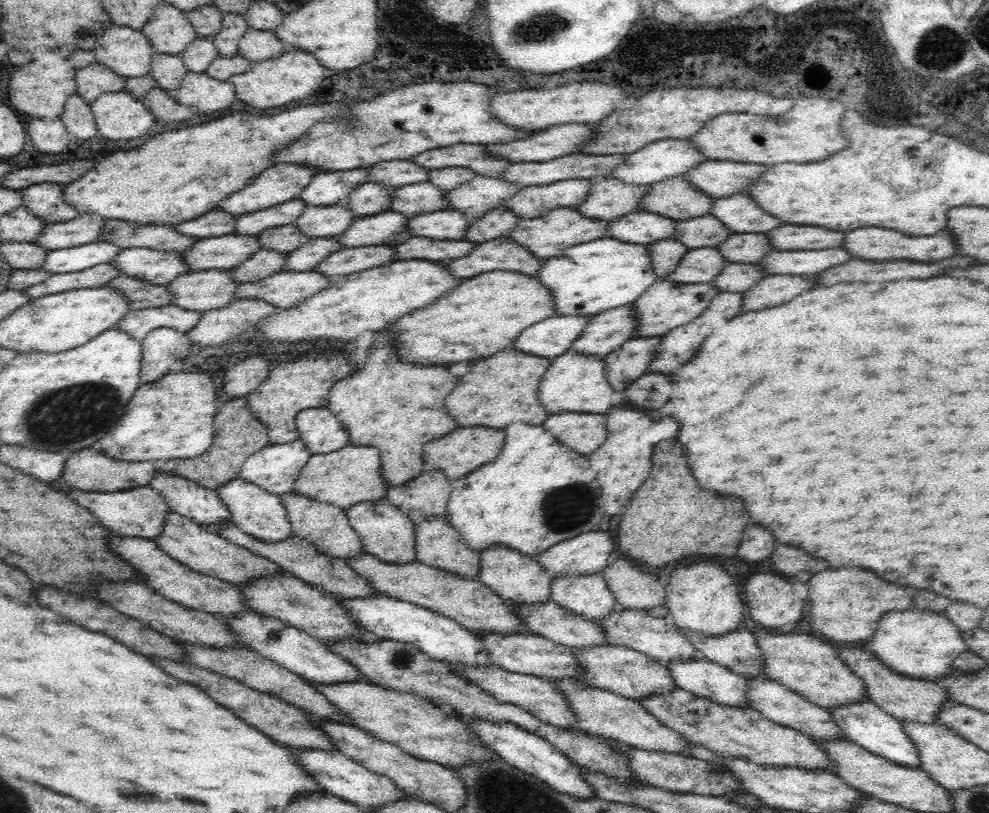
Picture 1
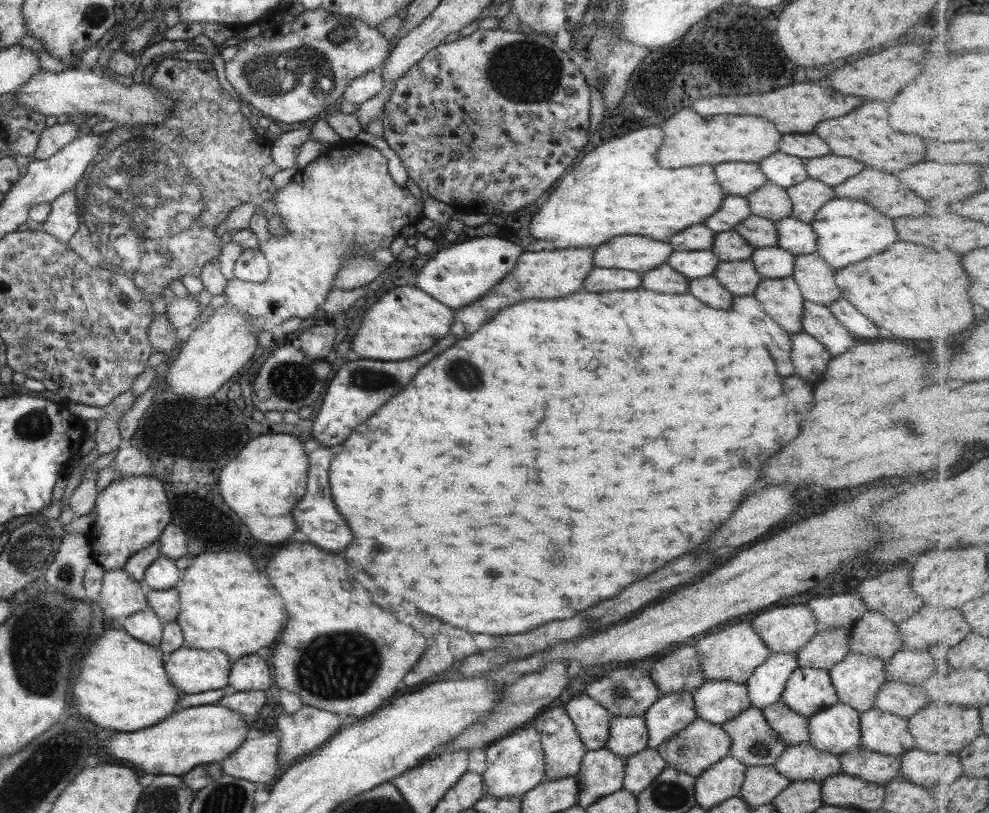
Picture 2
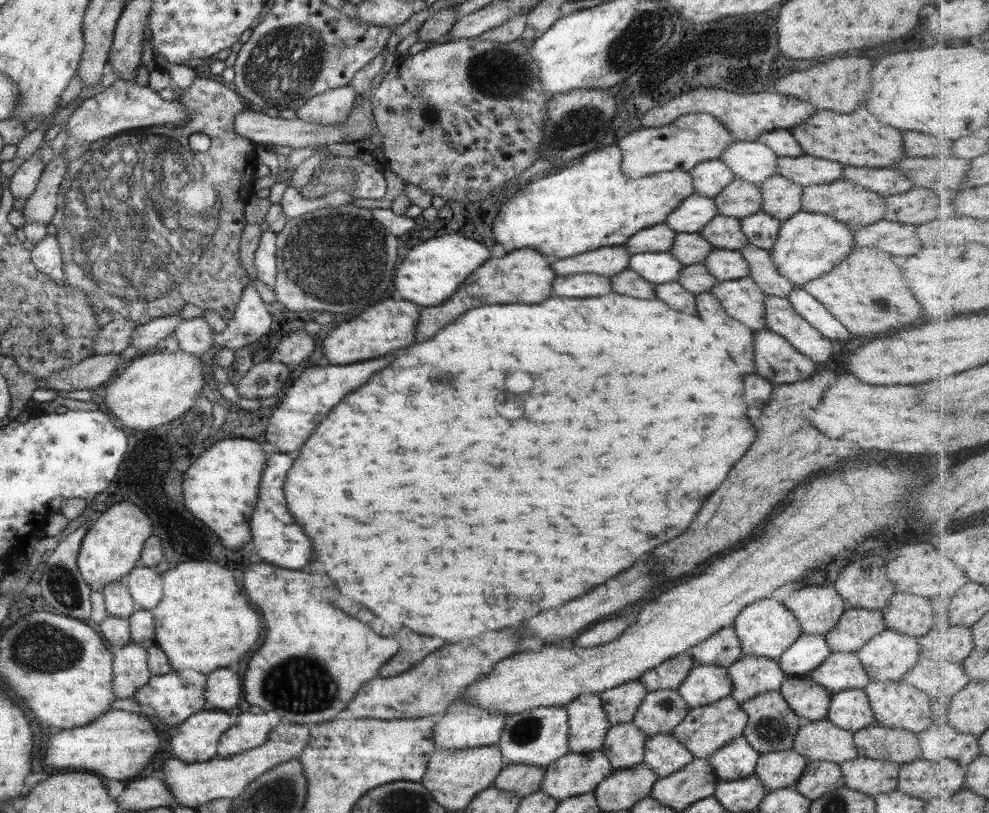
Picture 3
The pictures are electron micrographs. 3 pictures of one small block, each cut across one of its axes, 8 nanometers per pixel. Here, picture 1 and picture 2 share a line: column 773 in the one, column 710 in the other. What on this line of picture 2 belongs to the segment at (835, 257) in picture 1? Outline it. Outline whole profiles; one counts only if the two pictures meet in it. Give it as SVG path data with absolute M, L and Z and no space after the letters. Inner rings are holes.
M693 250L693 252L673 252L667 258L667 264L687 279L697 279L713 274L717 266L717 256L709 250Z

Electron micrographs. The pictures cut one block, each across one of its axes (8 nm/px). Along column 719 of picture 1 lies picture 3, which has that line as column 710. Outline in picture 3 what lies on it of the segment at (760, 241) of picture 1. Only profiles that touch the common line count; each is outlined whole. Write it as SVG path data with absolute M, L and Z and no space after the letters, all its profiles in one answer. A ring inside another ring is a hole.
M678 232L673 237L669 254L677 262L681 262L684 266L689 266L702 264L709 252L713 251L713 248L707 240L701 238L699 233L687 234L685 232Z

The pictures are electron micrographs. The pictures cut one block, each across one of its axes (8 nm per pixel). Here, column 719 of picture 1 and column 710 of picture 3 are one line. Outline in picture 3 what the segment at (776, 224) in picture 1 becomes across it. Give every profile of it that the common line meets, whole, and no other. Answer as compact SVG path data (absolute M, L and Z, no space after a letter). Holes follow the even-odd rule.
M693 192L668 214L664 223L675 233L695 234L701 231L713 216L717 216L716 212L717 208L712 199Z

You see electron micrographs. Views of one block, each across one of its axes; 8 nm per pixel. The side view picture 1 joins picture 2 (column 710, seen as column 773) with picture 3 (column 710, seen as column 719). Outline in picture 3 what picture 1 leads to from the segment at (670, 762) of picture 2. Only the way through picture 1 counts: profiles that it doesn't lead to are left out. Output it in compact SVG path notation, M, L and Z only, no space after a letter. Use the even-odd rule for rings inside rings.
M728 696L711 704L688 709L683 720L672 730L672 735L693 758L707 759L715 749L721 748L737 736L742 736L743 727L747 724L747 714L739 706L735 699Z

